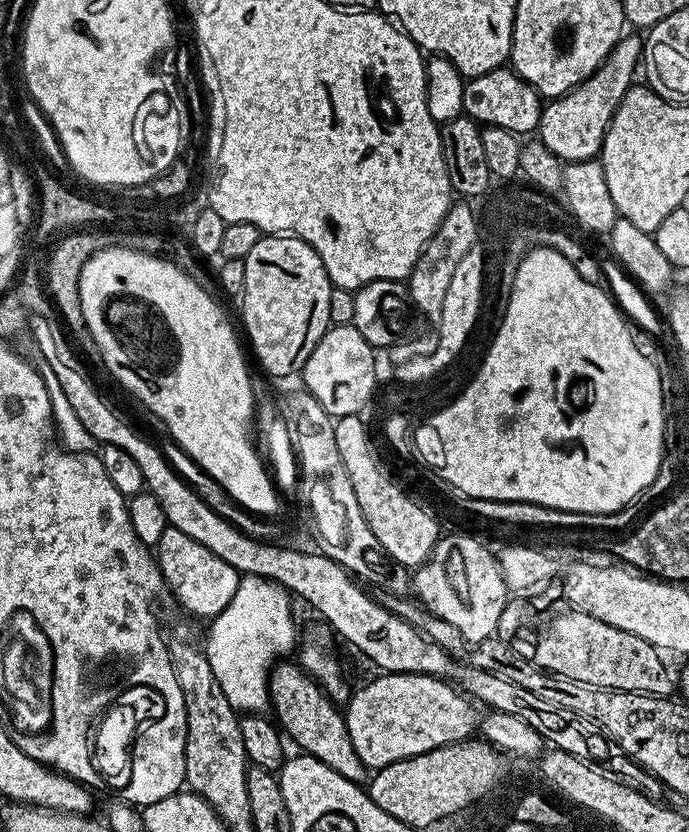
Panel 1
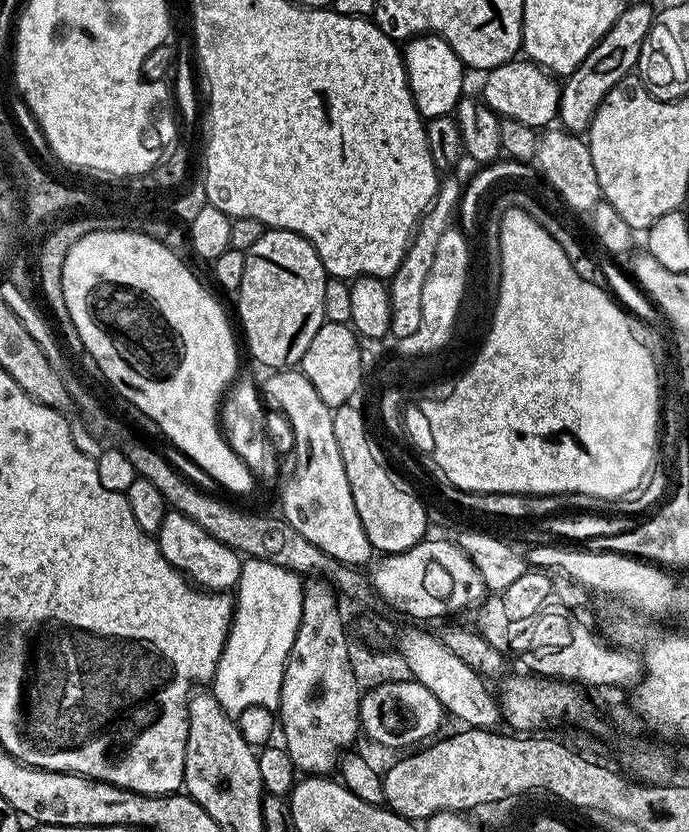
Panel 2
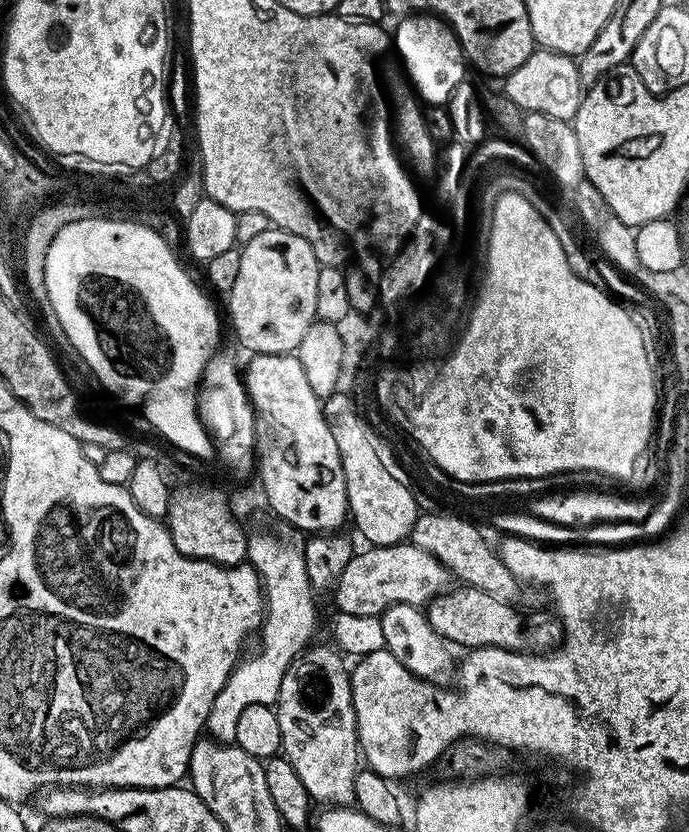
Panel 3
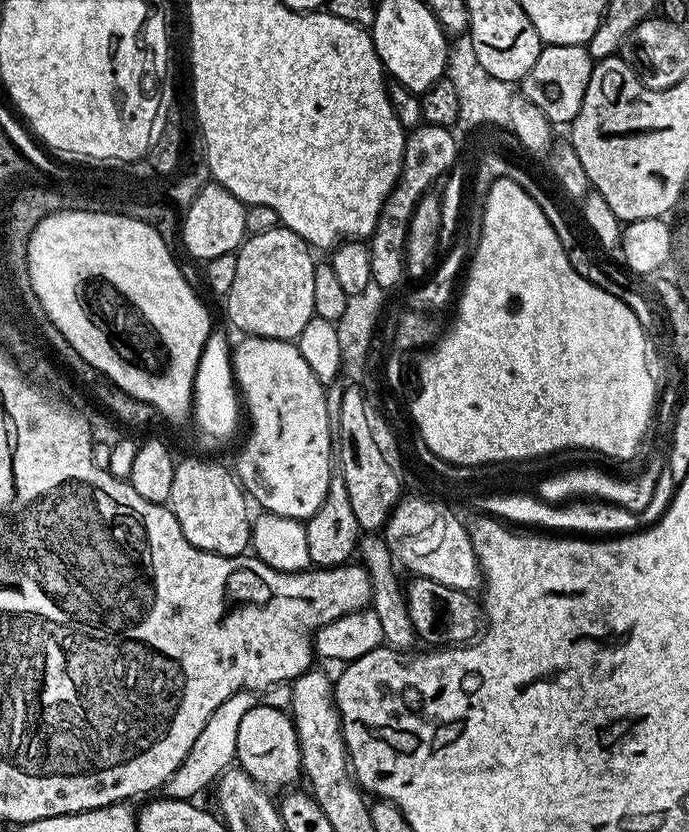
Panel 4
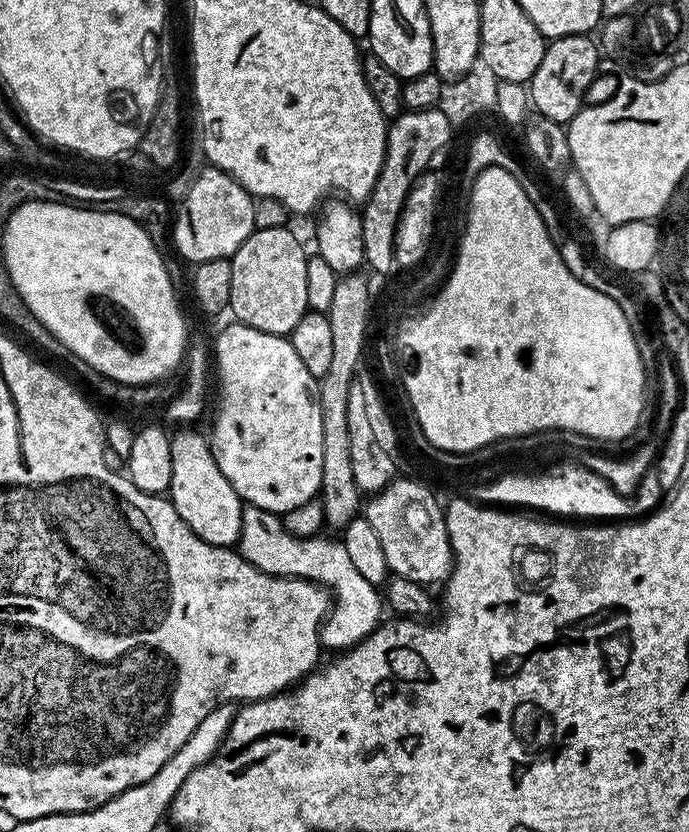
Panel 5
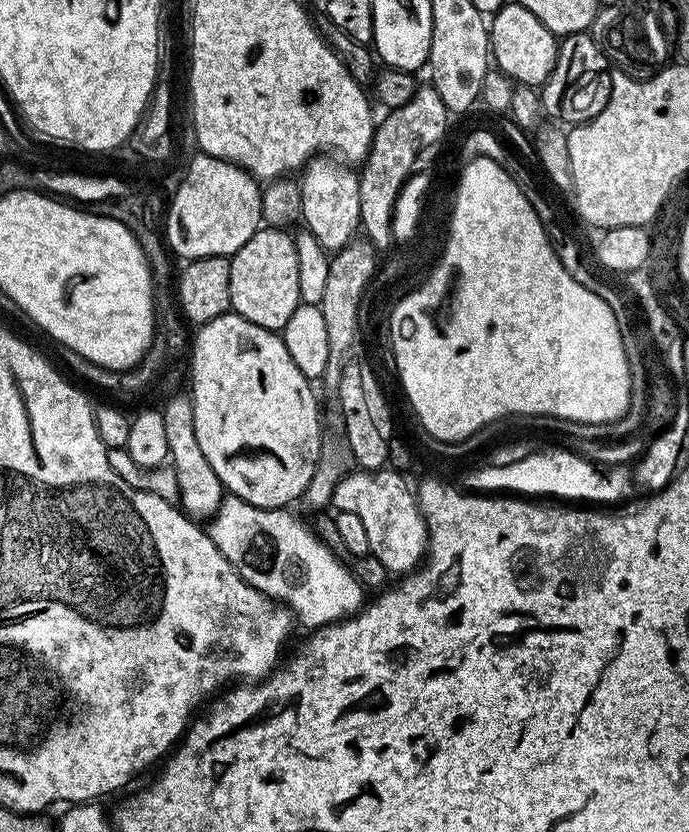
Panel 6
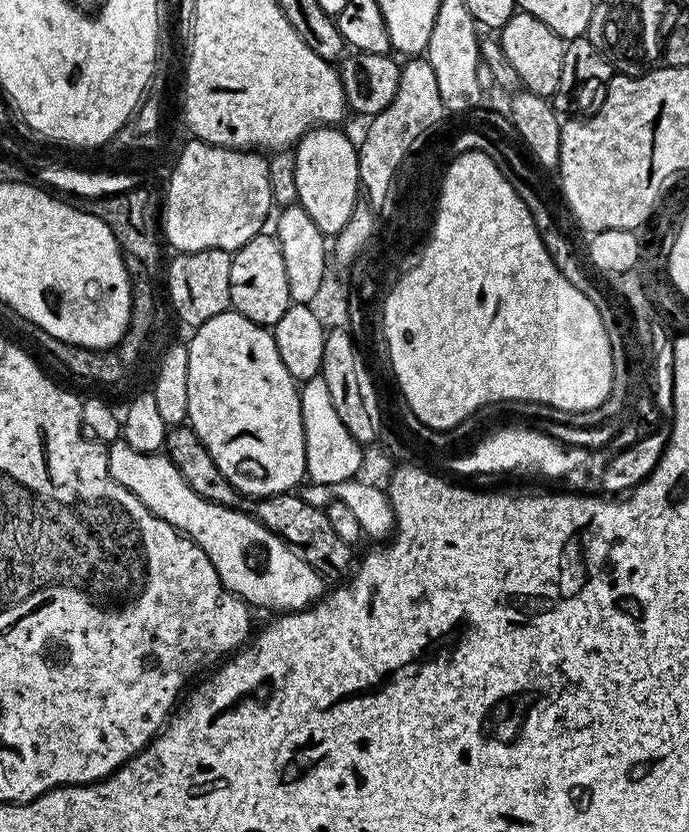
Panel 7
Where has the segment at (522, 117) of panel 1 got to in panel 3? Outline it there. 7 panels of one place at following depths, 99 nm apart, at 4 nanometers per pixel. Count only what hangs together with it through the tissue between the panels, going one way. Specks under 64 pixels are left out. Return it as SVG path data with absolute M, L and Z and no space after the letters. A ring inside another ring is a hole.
M537 47L510 75L503 77L502 92L515 106L525 113L537 112L550 118L575 121L576 111L580 105L582 85L580 82L580 65L573 57L561 52L549 52L547 48Z

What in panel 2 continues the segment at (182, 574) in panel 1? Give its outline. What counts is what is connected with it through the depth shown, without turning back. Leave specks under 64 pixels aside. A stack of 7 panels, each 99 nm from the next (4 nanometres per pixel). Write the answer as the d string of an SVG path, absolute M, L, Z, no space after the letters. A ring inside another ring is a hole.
M169 510L162 518L158 533L158 543L166 562L184 573L197 588L210 592L228 592L240 583L240 565L242 557L235 548L218 542L205 528L198 526L190 518L178 511Z

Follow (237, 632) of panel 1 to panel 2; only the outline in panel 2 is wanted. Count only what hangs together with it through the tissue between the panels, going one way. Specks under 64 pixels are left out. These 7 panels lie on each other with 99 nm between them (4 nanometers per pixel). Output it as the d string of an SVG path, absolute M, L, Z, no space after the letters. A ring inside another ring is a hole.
M248 558L241 563L240 583L234 592L232 625L216 667L216 675L210 681L211 692L216 695L222 710L226 710L228 716L239 717L240 712L250 706L279 709L284 667L288 661L290 646L294 646L294 634L298 634L303 593L303 583L298 582L295 572L282 566L274 566L274 562L269 560L257 562Z

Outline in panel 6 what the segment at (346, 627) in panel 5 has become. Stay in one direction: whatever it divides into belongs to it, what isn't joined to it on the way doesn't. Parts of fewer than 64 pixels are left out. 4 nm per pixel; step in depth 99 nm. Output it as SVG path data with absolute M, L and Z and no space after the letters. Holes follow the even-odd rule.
M227 495L219 510L209 523L208 533L218 550L235 566L240 576L255 589L280 603L288 605L295 619L308 627L308 630L324 628L328 624L354 616L365 603L366 590L351 569L342 564L341 557L321 541L315 531L308 529L287 509L258 508L234 495Z

